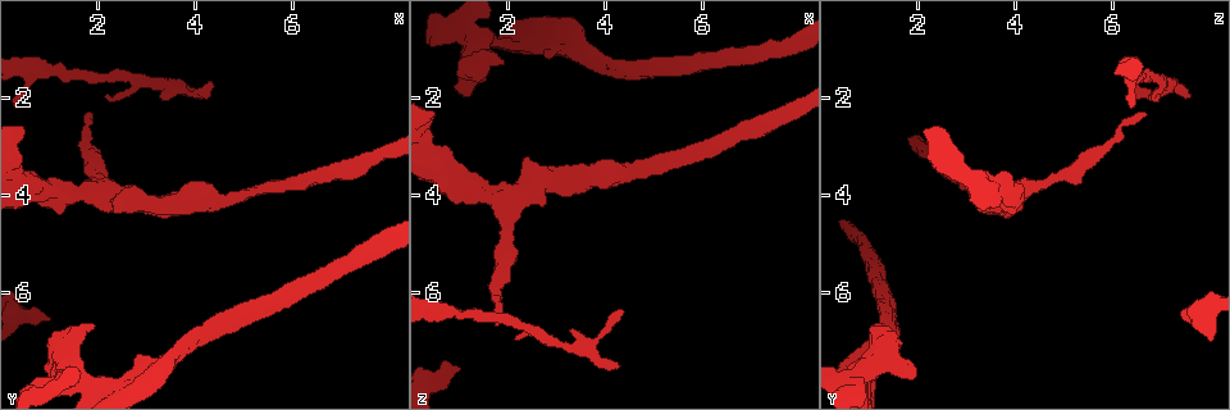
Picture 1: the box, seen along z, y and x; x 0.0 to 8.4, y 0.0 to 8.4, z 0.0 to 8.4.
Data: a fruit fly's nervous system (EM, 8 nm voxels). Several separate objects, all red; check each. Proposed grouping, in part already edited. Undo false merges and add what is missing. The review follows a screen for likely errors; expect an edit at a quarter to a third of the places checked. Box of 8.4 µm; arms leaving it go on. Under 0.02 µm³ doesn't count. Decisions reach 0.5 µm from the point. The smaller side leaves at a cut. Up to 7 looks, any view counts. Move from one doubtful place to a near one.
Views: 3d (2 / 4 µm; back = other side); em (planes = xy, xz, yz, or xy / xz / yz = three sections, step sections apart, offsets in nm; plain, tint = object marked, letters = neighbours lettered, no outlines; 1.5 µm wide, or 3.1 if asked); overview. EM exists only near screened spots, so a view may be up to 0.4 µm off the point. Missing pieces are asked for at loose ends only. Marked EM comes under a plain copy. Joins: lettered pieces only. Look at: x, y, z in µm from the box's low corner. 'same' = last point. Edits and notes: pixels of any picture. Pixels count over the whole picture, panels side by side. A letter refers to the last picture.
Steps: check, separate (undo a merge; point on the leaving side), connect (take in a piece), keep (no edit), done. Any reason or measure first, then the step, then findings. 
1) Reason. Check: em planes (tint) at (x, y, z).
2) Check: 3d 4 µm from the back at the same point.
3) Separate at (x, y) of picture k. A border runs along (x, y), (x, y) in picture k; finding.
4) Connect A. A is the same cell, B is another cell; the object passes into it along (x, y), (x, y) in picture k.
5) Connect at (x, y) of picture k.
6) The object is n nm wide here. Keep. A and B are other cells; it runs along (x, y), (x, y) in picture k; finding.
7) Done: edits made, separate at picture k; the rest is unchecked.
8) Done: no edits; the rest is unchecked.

Branch stops here. Check: em planes (letters) at (0.95, 6.50, 7.55).

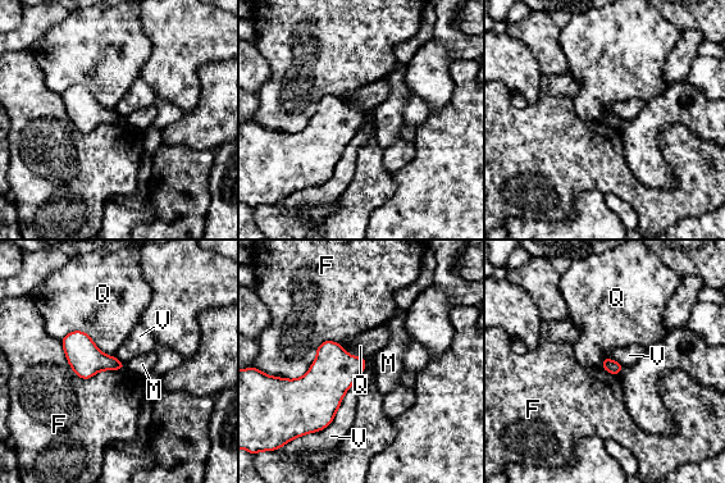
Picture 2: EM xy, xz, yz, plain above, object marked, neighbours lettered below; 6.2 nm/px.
Keep. F, M, Q and V are other cells; a border runs along (366, 359), (334, 418), (308, 433) in picture 2; no lettered piece goes on from it.

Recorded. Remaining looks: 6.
Tapers out. Check: 3d 2 µm at (1.75, 2.30, 6.65).

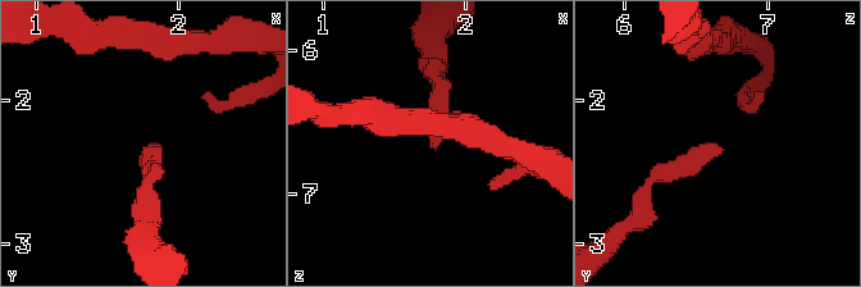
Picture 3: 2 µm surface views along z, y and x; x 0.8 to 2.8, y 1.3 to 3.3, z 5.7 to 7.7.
Now the EM. Check: em yz step 4 (tint) at (1.76, 2.34, 6.64).

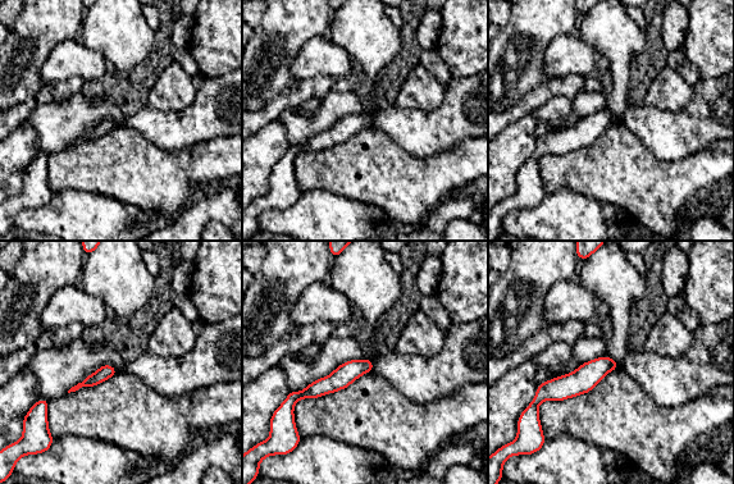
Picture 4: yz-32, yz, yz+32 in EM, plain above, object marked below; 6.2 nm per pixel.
Another direction. Check: em planes (letters) at the same point.

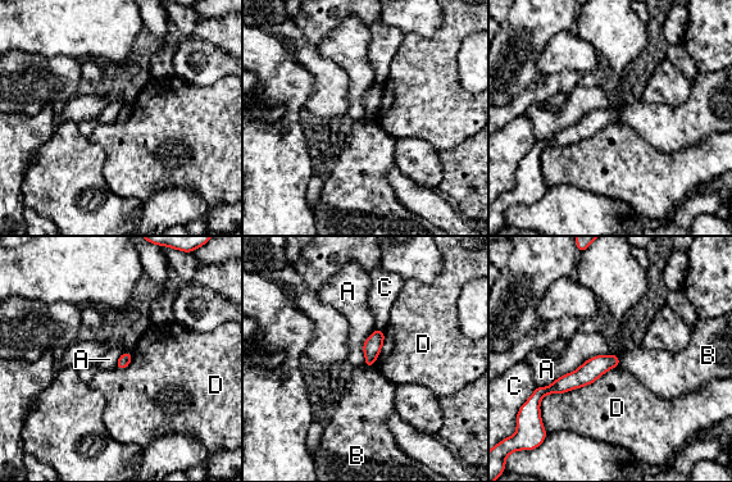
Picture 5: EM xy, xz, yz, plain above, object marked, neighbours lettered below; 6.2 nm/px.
Keep. A, B, C and D are other cells; it runs along (615, 359), (542, 391) in picture 5; none of them fits.

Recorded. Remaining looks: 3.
An open end. Check: em planes (letters) at (4.30, 2.00, 7.50).

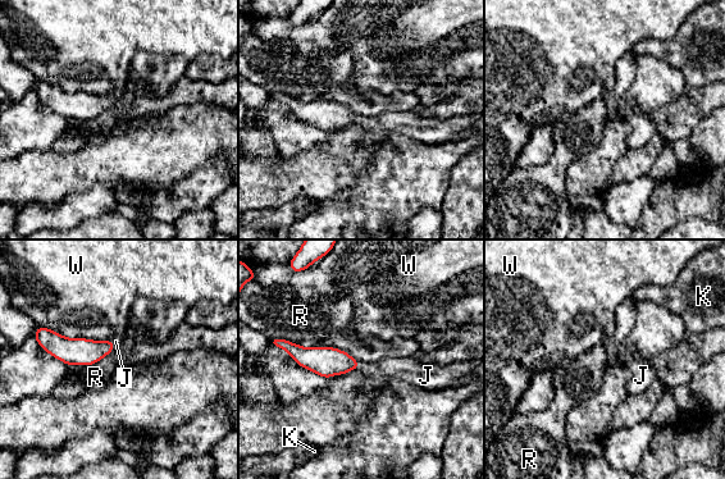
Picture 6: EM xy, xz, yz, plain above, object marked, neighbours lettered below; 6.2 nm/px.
Connect J. J is the same cell, K, R and W are other cells; it goes on there.

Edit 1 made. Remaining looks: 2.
Done: edits made, connect at picture 6; the rest is unchecked.

